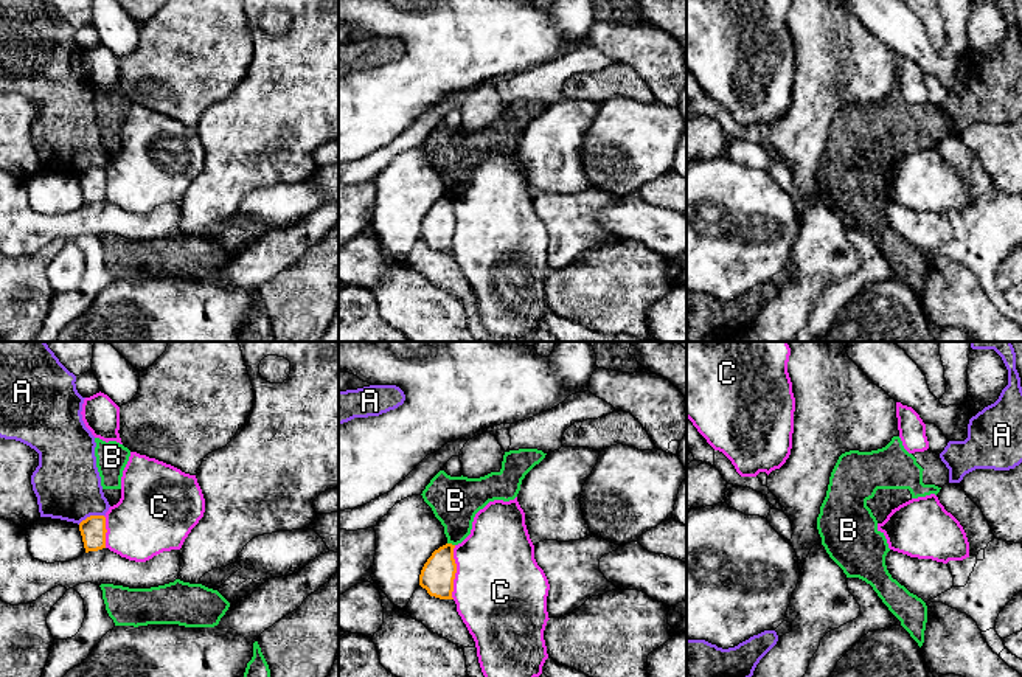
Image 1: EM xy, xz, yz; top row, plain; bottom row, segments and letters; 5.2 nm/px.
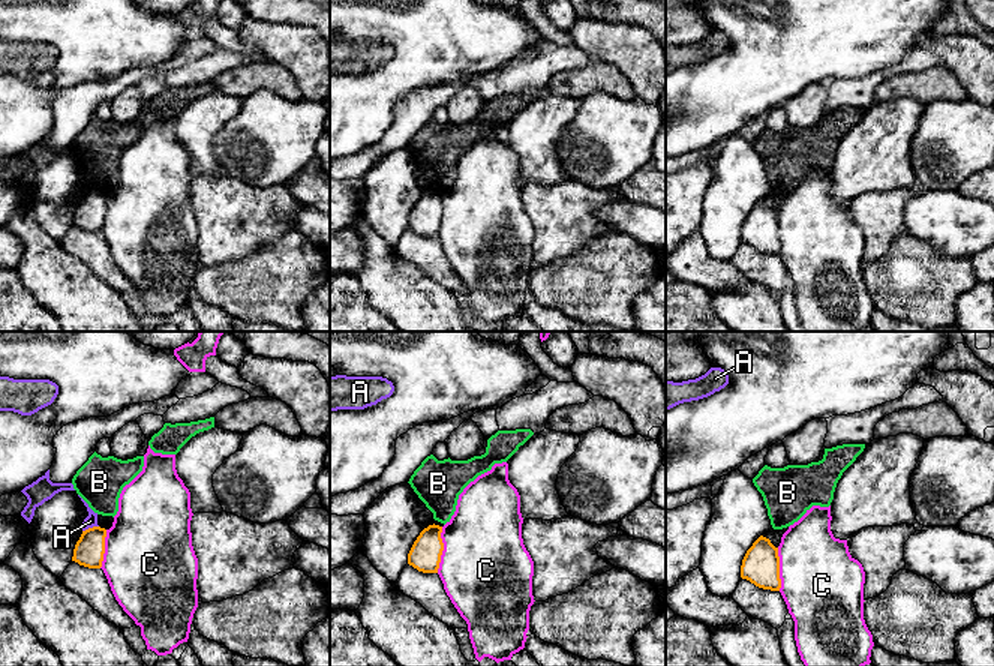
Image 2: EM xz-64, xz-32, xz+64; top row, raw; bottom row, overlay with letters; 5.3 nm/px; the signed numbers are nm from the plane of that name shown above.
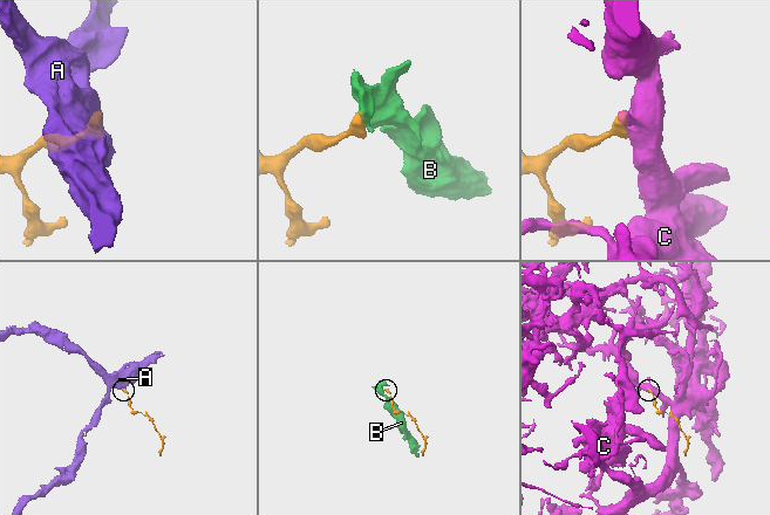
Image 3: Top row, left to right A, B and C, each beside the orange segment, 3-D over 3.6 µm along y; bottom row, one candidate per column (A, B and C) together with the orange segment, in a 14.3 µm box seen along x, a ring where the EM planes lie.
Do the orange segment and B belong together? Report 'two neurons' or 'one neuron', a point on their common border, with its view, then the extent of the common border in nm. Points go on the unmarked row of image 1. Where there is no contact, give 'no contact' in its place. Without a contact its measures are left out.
two neurons | xz (451, 196) | 40 nm

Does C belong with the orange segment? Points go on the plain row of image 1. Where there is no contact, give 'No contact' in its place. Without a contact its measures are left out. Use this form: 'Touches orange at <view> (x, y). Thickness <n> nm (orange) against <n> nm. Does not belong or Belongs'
Touches orange at xz (455, 224). Thickness 180 nm (orange) against 480 nm. Does not belong

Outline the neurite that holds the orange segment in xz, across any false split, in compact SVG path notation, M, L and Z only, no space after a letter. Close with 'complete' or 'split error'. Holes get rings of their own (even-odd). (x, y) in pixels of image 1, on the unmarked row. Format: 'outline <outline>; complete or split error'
outline M446 196L435 202L424 216L419 227L419 238L427 242L430 248L440 252L454 252L454 231L457 216L454 211L455 197Z; complete

